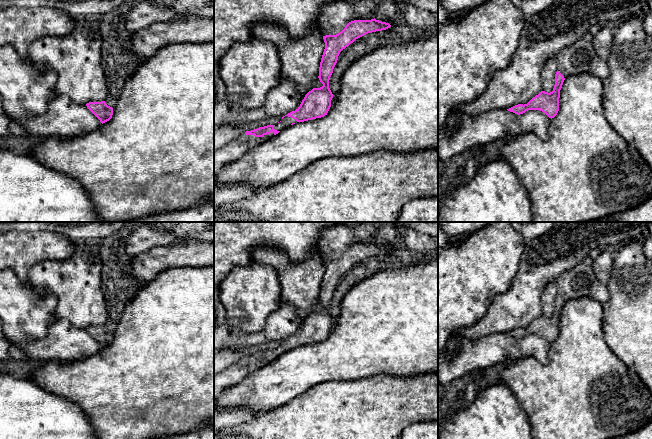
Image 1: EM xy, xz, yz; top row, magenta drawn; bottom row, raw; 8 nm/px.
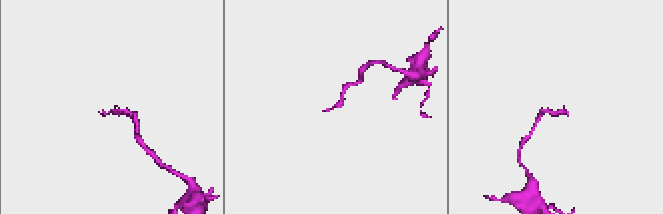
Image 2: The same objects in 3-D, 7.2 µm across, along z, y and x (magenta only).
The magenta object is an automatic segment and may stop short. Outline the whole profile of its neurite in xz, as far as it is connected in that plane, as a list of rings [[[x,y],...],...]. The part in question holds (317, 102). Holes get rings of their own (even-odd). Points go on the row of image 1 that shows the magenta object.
[[[354,20],[336,35],[323,36],[325,49],[319,67],[319,80],[323,84],[320,88],[309,91],[300,106],[275,125],[267,125],[246,131],[237,140],[214,152],[214,177],[228,164],[241,158],[251,149],[270,139],[285,128],[297,122],[304,122],[327,115],[333,94],[329,88],[329,80],[337,63],[340,52],[356,39],[372,32],[382,31],[391,25],[379,20]]]

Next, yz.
[[[587,33],[555,56],[558,71],[555,74],[555,85],[552,92],[541,91],[527,104],[518,104],[507,110],[517,115],[528,110],[540,110],[549,118],[554,118],[559,111],[560,90],[564,80],[571,76],[589,73],[590,63],[597,57],[592,40],[593,36]]]

